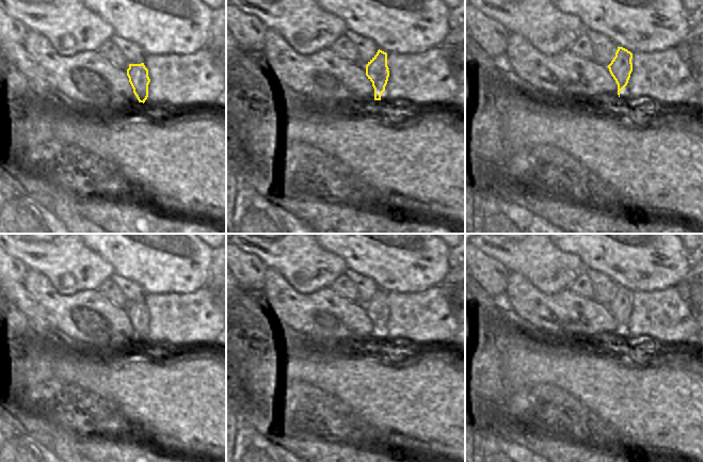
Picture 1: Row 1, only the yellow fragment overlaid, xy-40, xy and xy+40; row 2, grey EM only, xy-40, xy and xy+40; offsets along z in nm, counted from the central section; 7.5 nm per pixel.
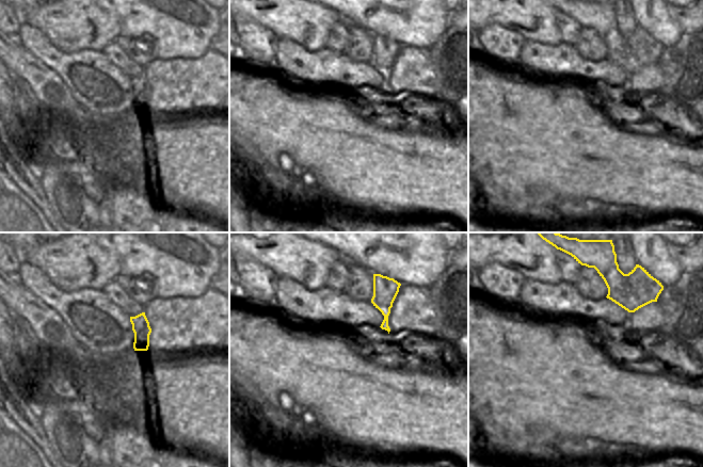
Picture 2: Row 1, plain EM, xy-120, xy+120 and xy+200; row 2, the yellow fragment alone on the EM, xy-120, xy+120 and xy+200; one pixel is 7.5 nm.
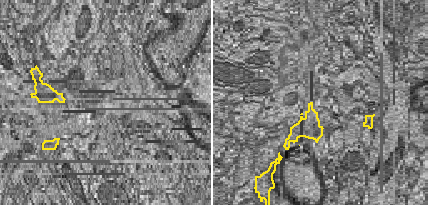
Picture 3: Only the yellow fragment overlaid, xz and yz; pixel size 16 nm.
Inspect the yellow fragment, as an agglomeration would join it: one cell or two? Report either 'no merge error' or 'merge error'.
merge error

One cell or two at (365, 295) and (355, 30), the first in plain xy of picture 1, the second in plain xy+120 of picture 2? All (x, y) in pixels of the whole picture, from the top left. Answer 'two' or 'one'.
one

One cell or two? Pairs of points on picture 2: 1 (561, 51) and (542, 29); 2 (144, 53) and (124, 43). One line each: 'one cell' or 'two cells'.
1: two cells
2: one cell

